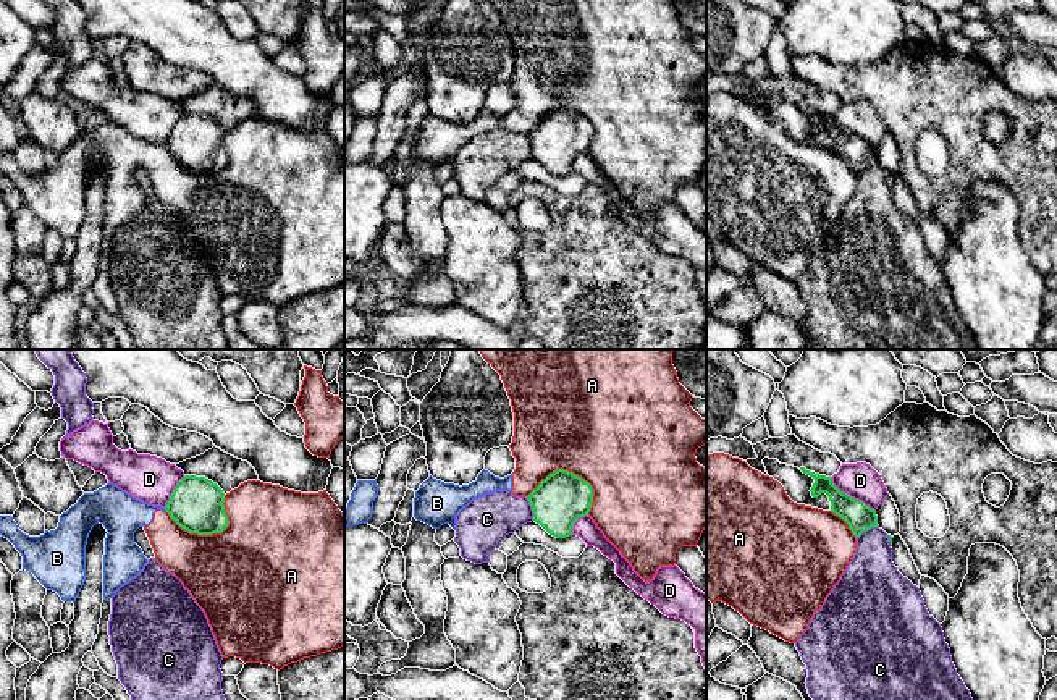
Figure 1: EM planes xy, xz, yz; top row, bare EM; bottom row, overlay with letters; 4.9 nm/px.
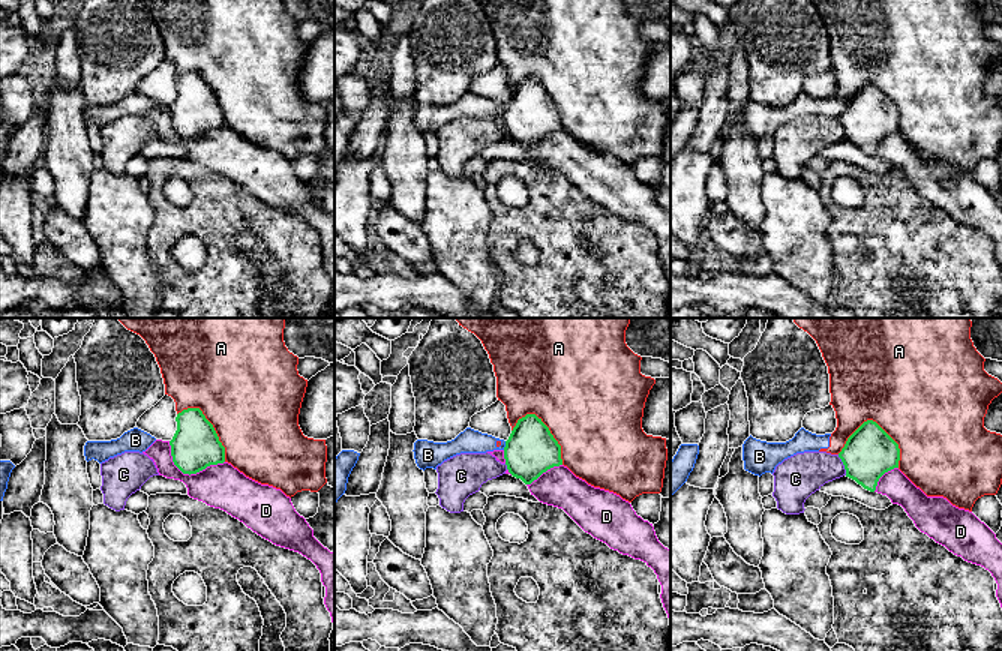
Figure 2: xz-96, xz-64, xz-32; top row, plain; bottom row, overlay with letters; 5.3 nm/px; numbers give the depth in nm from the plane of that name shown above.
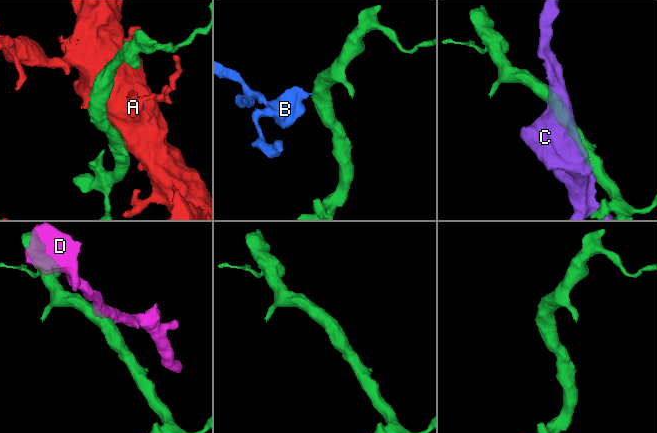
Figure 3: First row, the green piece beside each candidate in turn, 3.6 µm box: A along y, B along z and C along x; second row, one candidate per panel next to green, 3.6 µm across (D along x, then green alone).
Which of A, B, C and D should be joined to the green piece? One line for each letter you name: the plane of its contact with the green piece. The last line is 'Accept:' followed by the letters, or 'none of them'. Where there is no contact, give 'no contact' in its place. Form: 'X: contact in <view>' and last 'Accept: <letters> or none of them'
Accept: none of them

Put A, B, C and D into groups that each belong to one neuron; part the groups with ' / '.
A B / C / D

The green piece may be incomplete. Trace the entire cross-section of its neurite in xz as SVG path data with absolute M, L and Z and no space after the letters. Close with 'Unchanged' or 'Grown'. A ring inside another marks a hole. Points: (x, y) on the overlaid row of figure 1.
M558 469L527 496L533 521L550 535L566 538L579 517L588 516L593 488L582 477Z. Unchanged

